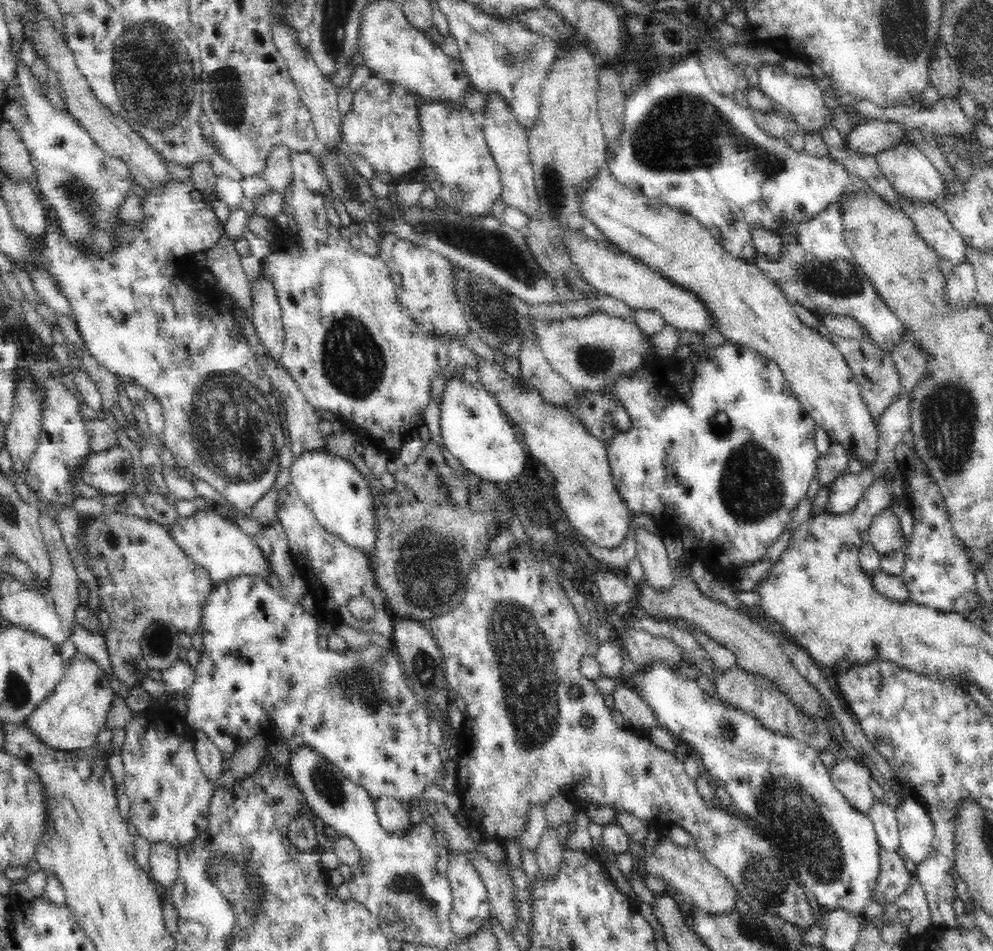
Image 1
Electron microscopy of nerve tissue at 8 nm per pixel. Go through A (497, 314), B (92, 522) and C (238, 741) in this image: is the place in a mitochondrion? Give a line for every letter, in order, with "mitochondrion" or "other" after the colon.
A: mitochondrion
B: other
C: other

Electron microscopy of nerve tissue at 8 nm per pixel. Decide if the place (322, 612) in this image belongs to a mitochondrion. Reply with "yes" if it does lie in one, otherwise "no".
no

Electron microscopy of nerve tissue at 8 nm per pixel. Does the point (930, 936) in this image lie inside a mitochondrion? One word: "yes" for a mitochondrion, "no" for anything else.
no

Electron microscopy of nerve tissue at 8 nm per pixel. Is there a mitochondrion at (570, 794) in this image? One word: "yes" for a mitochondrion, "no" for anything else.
no

